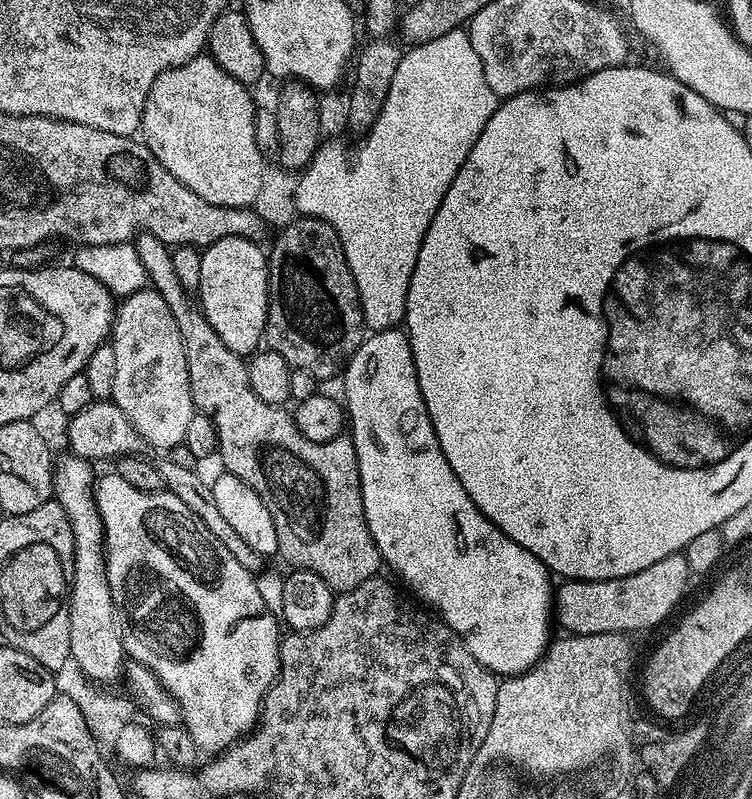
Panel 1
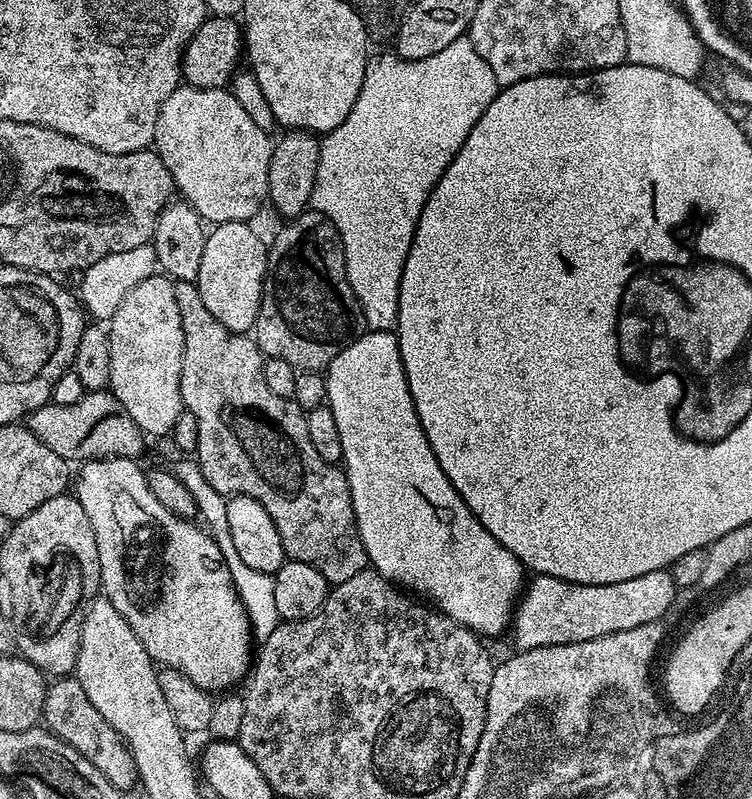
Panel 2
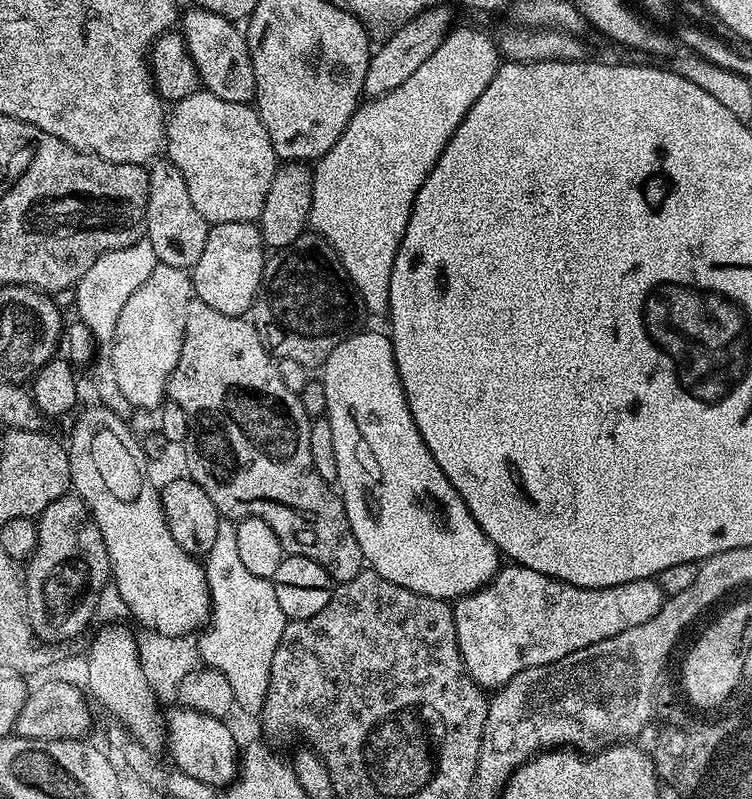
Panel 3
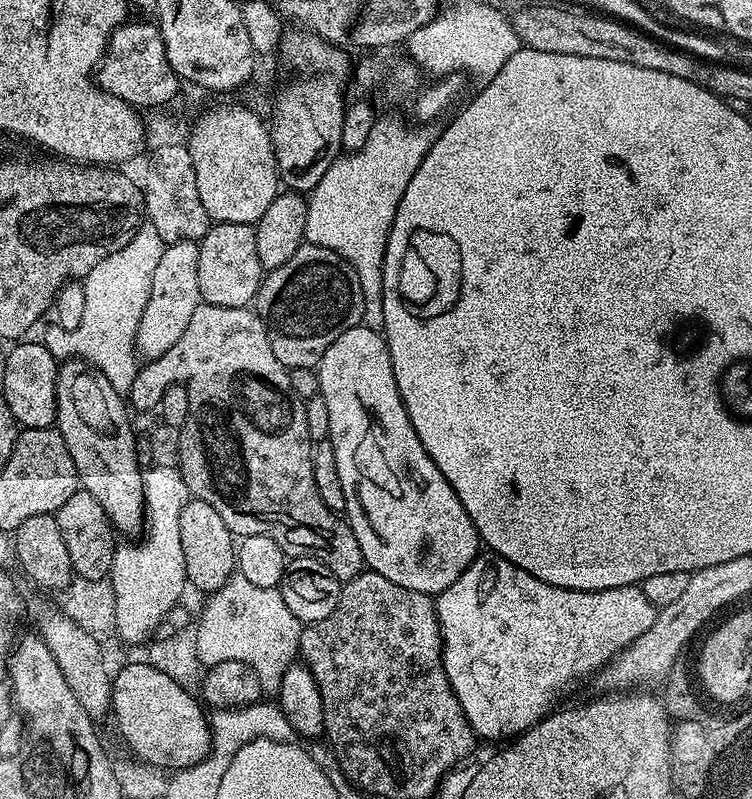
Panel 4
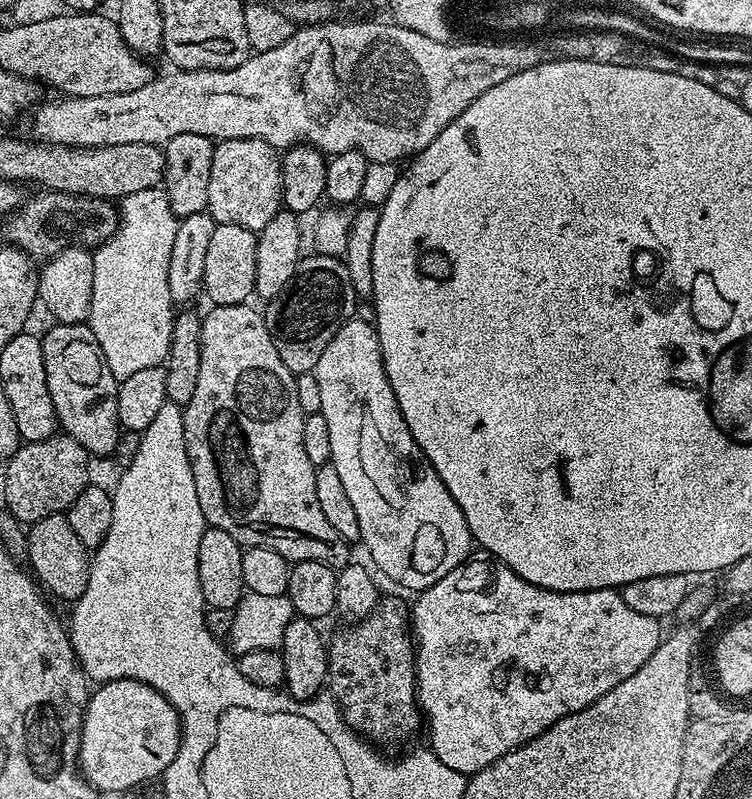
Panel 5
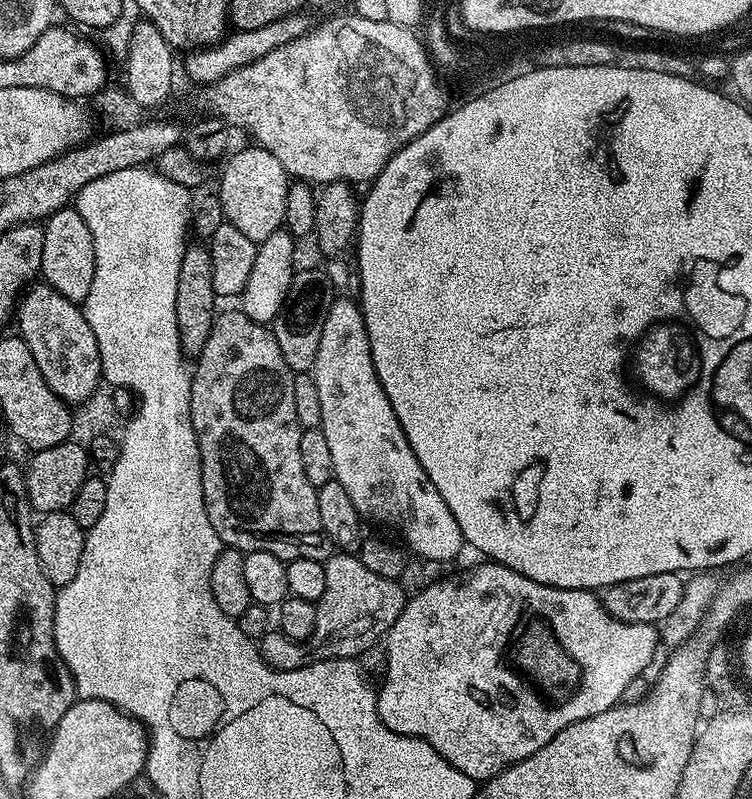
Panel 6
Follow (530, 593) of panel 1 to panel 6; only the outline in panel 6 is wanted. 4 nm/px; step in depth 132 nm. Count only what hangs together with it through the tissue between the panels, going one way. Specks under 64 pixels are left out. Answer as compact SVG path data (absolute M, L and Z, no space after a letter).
M333 299L326 314L326 326L322 326L322 342L318 342L318 358L311 374L314 382L318 382L318 399L322 401L319 428L326 434L326 443L330 445L334 478L342 482L361 517L369 521L377 520L380 524L397 524L404 535L403 543L413 557L421 556L424 560L454 559L460 548L465 547L464 535L462 530L458 530L454 514L450 514L450 506L446 506L446 498L438 494L434 482L430 482L426 470L422 470L422 462L418 462L394 414L394 406L390 406L390 398L386 398L386 390L382 390L382 382L378 382L374 358L370 358L370 338L366 334L364 314L355 299Z

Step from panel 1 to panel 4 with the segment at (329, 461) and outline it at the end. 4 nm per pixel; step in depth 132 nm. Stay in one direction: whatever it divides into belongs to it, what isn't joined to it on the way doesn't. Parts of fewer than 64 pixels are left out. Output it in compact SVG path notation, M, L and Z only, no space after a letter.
M202 302L190 317L190 326L186 326L182 338L178 338L166 354L143 366L145 368L133 375L132 384L126 389L127 399L159 402L171 384L182 384L187 388L190 414L182 429L184 453L178 461L180 476L195 499L218 510L233 537L266 534L266 538L274 538L274 542L282 546L285 557L318 558L318 562L342 582L365 571L364 555L347 519L331 512L326 502L322 502L318 486L314 486L314 442L310 430L306 430L305 401L294 394L289 369L274 358L264 321L251 307L231 308Z

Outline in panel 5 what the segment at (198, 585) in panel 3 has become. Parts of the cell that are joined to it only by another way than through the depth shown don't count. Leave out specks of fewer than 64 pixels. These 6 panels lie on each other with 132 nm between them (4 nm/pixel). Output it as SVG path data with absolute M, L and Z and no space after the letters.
M53 323L48 333L43 333L42 362L46 362L46 386L54 398L54 410L63 435L74 438L93 457L111 457L121 434L118 418L116 390L118 382L110 374L108 357L102 354L92 329L87 323Z

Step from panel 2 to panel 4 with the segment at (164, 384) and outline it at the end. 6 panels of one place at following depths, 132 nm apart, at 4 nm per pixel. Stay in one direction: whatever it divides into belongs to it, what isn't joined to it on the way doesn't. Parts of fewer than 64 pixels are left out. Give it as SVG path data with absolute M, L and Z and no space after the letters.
M194 240L174 242L165 247L162 258L158 258L158 267L154 270L152 293L142 314L142 322L138 322L138 334L134 347L145 361L157 360L190 326L190 317L202 303L198 290L198 250L199 243Z

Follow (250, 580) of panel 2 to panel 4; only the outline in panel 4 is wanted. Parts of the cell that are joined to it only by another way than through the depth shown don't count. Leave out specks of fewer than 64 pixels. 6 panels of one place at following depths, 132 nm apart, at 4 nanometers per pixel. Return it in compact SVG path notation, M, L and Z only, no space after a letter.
M236 572L221 590L211 593L207 600L192 637L192 649L200 664L209 668L218 662L246 662L258 676L261 693L275 695L280 689L284 672L299 655L303 632L303 623L291 614L280 590L253 585Z

